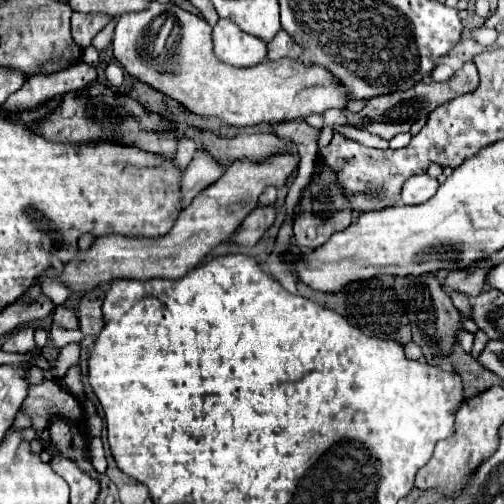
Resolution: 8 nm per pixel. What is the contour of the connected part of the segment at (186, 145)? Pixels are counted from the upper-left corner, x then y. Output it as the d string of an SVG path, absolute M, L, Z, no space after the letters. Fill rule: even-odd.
M180 136L180 148L176 152L176 166L184 170L190 164L194 152L196 152L196 144L192 144L192 140L184 140L184 136Z

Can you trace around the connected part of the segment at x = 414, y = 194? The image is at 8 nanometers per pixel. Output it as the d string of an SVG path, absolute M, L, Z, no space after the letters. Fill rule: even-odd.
M428 174L412 176L402 188L402 204L420 204L430 200L438 190L438 180Z

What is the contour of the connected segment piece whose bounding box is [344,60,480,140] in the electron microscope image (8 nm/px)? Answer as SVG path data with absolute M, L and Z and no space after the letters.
M470 60L466 62L456 74L454 78L446 80L446 82L422 82L416 84L404 92L390 92L388 96L378 96L368 100L366 108L360 114L354 114L350 110L344 110L344 116L348 118L350 126L356 126L360 130L368 130L384 140L392 140L396 134L400 132L410 132L410 126L420 118L420 116L428 116L430 112L434 112L440 104L446 104L450 100L454 100L456 96L468 94L476 90L476 84L480 82L478 78L478 68L476 64Z

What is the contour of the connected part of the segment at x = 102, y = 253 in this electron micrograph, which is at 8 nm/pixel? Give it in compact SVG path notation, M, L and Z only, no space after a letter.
M284 152L284 156L272 156L264 164L252 164L252 160L236 160L224 172L224 176L208 186L196 196L196 200L180 212L180 218L172 230L160 238L132 238L122 234L112 234L96 238L92 248L84 254L84 262L70 262L64 266L60 280L64 280L74 292L88 292L92 288L104 286L112 280L178 280L188 274L198 262L220 242L226 242L242 220L258 206L260 194L274 186L276 190L284 188L286 180L298 168L298 154Z

